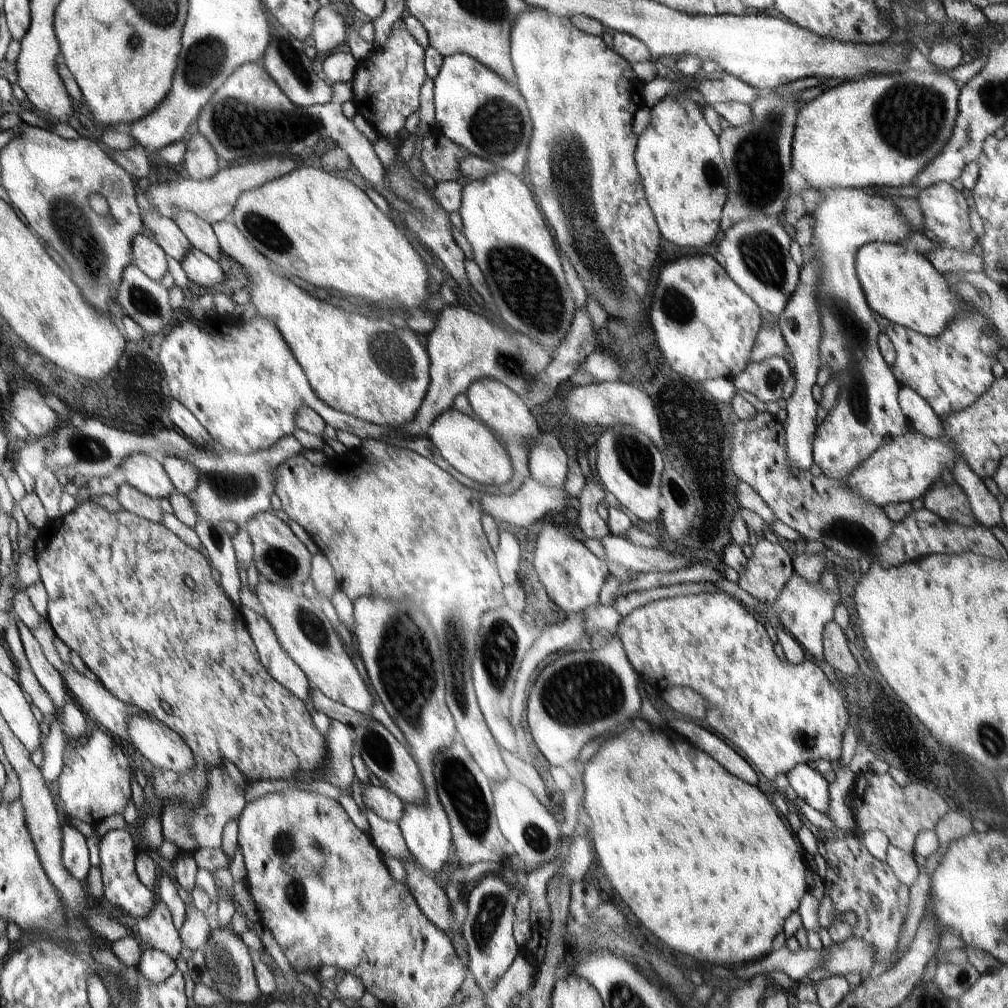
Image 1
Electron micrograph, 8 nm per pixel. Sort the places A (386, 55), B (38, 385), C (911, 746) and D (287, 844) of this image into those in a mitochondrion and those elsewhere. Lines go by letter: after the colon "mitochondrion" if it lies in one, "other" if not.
A: other
B: other
C: other
D: mitochondrion

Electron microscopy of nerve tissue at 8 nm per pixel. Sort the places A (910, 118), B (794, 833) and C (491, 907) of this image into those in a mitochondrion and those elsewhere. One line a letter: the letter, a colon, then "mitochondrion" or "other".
A: mitochondrion
B: other
C: mitochondrion

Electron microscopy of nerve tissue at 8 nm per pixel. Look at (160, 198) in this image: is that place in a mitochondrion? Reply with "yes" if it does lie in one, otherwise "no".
no

